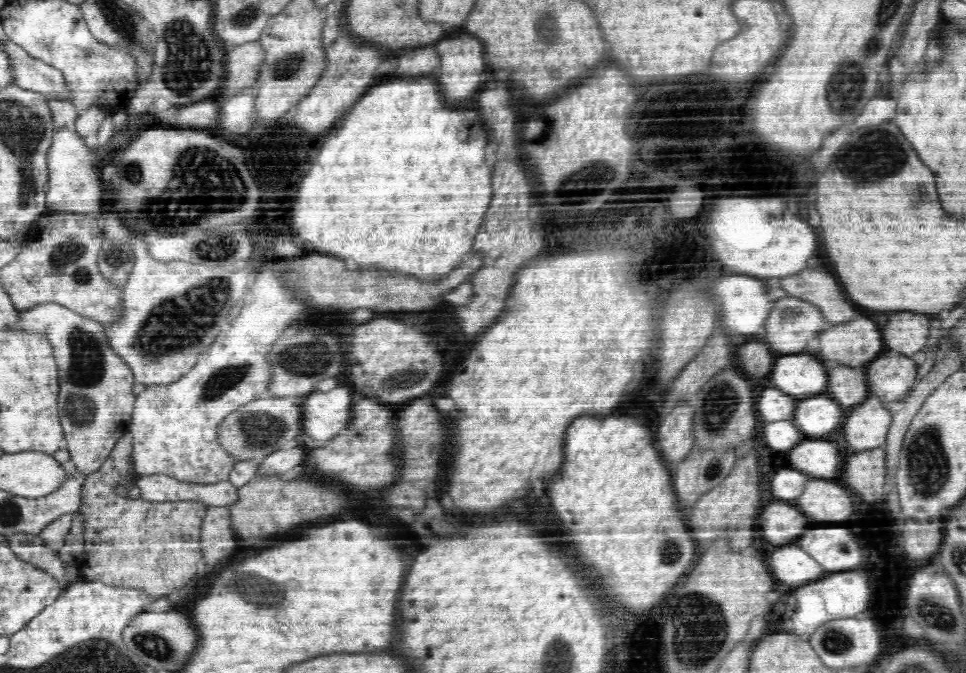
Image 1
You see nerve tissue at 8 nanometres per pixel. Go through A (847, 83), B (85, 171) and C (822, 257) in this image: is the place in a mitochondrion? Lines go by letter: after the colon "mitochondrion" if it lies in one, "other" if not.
A: mitochondrion
B: other
C: other

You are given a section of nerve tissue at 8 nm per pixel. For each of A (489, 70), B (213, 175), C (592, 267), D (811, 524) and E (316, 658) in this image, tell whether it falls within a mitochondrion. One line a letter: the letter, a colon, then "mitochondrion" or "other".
A: other
B: mitochondrion
C: other
D: other
E: other

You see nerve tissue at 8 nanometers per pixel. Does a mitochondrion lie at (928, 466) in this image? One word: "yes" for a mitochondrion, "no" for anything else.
yes

